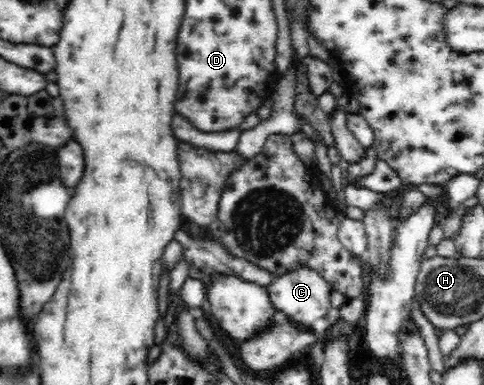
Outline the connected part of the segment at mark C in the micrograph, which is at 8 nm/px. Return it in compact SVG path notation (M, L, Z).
M306 267L275 277L274 281L268 284L267 289L270 301L274 303L275 309L286 313L296 323L314 323L316 319L326 317L328 309L332 307L330 304L330 293L332 291L331 285L320 277L318 272Z

